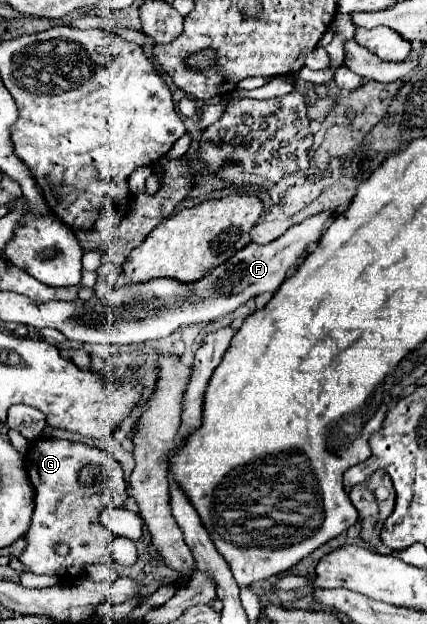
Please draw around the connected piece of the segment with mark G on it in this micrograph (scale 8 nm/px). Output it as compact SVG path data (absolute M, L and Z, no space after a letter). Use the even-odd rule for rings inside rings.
M36 439L24 457L24 467L28 473L28 479L34 487L34 517L32 517L32 525L28 529L26 541L28 547L24 549L24 553L20 555L20 561L36 575L46 575L46 573L56 573L62 581L70 575L70 573L82 573L84 565L90 563L110 563L110 543L118 537L112 531L108 531L102 521L100 521L100 513L106 507L124 507L126 499L128 499L128 481L124 477L122 465L112 459L106 451L96 449L96 447L88 447L84 443L72 443L72 441L58 441L58 439ZM84 465L98 465L100 473L102 473L102 481L98 481L92 487L82 487L78 485L78 473ZM56 543L68 543L70 545L70 553L60 557L54 551Z

